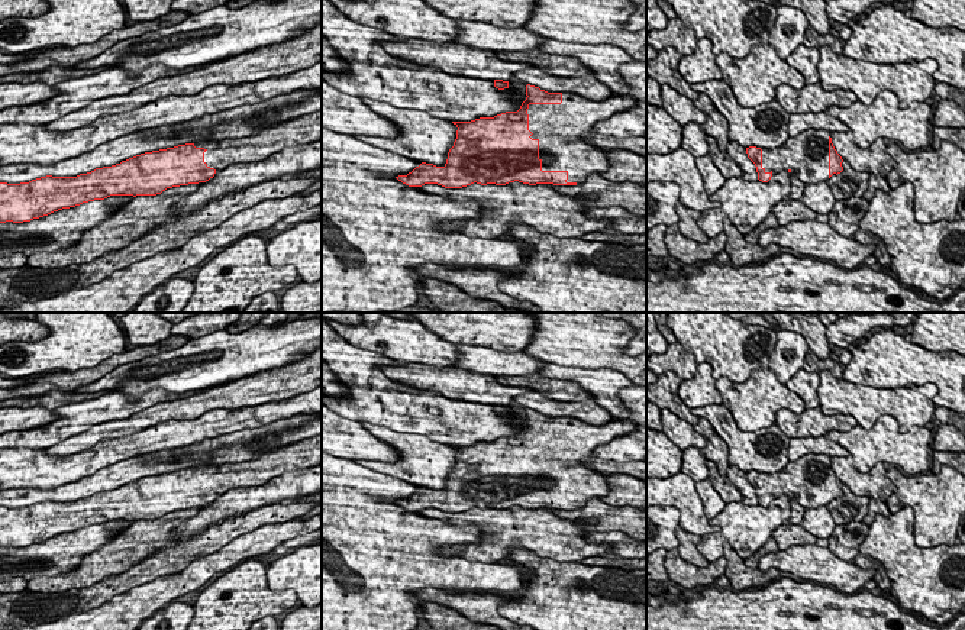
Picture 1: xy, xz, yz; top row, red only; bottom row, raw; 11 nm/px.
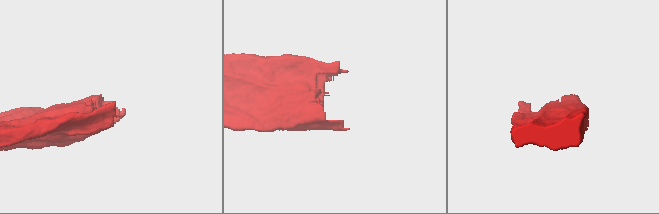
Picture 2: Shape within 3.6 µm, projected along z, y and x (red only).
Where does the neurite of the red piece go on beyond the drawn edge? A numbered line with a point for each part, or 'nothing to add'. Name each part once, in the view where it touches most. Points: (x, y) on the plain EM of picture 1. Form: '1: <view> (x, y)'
1: xz (558, 452)

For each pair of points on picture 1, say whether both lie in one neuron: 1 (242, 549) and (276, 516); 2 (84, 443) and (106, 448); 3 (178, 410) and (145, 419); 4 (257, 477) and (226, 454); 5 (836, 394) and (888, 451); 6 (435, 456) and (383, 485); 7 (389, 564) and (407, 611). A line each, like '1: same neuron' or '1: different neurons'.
1: different neurons
2: different neurons
3: same neuron
4: different neurons
5: different neurons
6: different neurons
7: same neuron

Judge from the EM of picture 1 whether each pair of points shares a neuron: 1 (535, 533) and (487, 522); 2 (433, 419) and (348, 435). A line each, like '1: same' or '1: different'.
1: same
2: different

